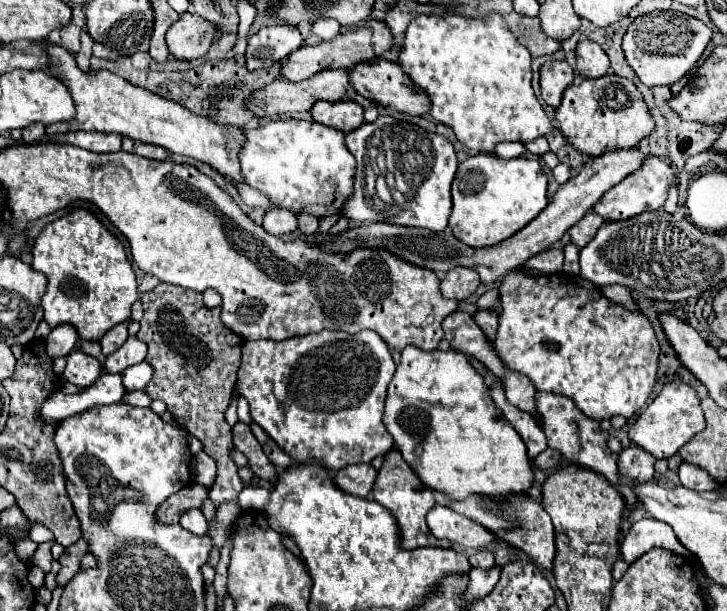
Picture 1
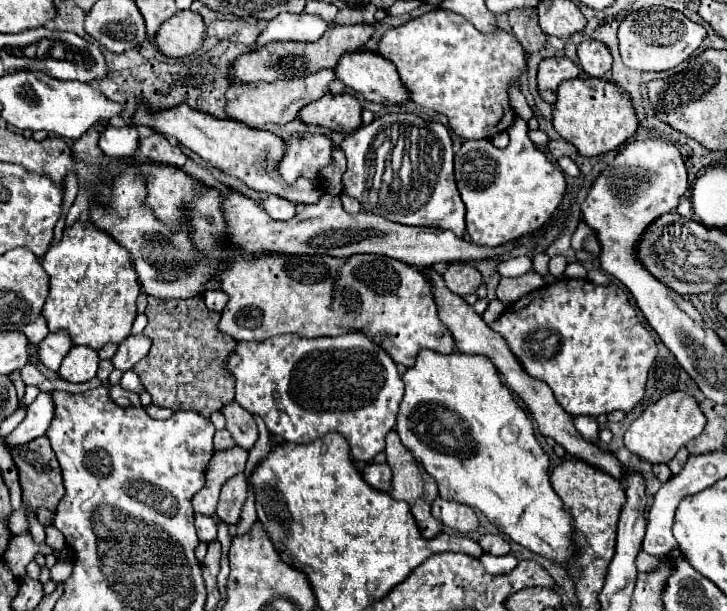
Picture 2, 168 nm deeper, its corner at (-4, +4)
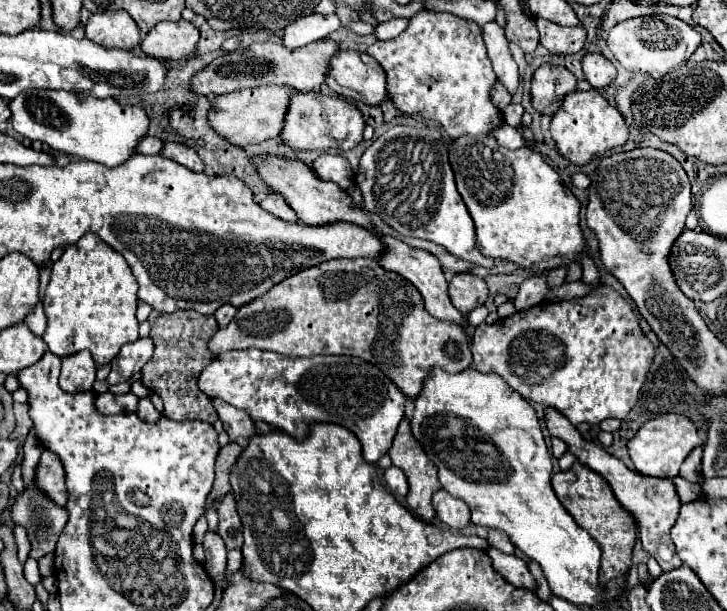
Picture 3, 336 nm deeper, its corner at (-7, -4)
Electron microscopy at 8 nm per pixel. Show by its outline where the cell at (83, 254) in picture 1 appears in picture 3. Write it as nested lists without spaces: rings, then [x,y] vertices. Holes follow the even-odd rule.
[[[91,232],[75,244],[69,244],[53,264],[43,308],[47,316],[43,340],[47,348],[61,358],[89,350],[97,364],[109,364],[123,344],[139,338],[135,276],[125,258]]]

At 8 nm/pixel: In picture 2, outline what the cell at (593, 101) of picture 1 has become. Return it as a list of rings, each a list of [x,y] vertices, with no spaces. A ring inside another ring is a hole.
[[[574,78],[574,80],[566,80],[558,86],[558,102],[554,104],[552,124],[554,124],[556,132],[566,142],[576,146],[580,156],[598,156],[598,154],[618,150],[628,138],[632,138],[636,128],[638,128],[638,118],[634,114],[630,96],[614,82],[602,82],[598,78]]]

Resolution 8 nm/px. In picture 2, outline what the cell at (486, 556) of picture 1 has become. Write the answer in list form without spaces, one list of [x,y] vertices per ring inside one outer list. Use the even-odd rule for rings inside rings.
[[[486,534],[480,538],[480,546],[484,552],[492,554],[492,556],[504,556],[510,552],[510,544],[506,538],[496,536],[496,534]]]

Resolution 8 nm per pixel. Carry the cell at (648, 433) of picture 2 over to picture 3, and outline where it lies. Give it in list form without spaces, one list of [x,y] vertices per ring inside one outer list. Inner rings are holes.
[[[663,414],[663,416],[657,416],[649,422],[645,422],[639,432],[629,440],[627,448],[629,448],[629,456],[635,464],[635,470],[639,474],[645,474],[645,476],[657,476],[657,478],[673,478],[679,474],[679,466],[683,464],[683,460],[687,458],[687,454],[695,448],[695,446],[701,446],[703,440],[699,438],[699,432],[697,432],[697,426],[695,422],[691,422],[685,414]]]

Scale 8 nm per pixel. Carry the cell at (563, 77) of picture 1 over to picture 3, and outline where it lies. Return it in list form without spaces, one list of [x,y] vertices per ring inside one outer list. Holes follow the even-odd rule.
[[[543,64],[541,68],[535,70],[531,82],[533,108],[539,114],[553,116],[559,110],[565,94],[573,92],[575,88],[577,88],[577,80],[565,66]]]

